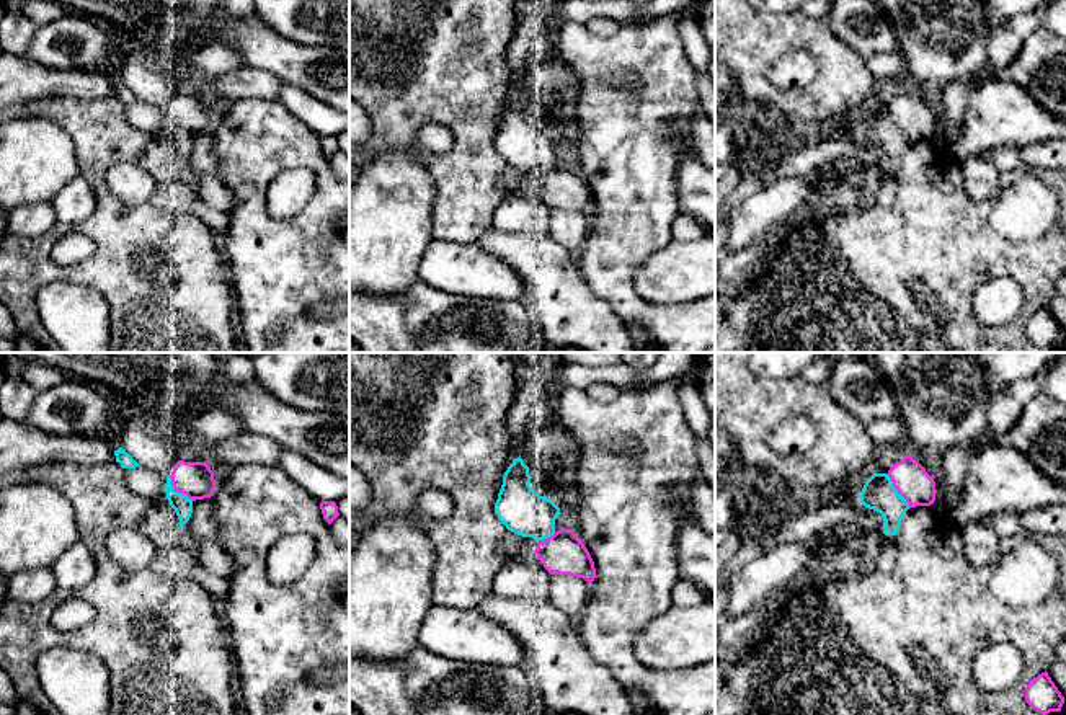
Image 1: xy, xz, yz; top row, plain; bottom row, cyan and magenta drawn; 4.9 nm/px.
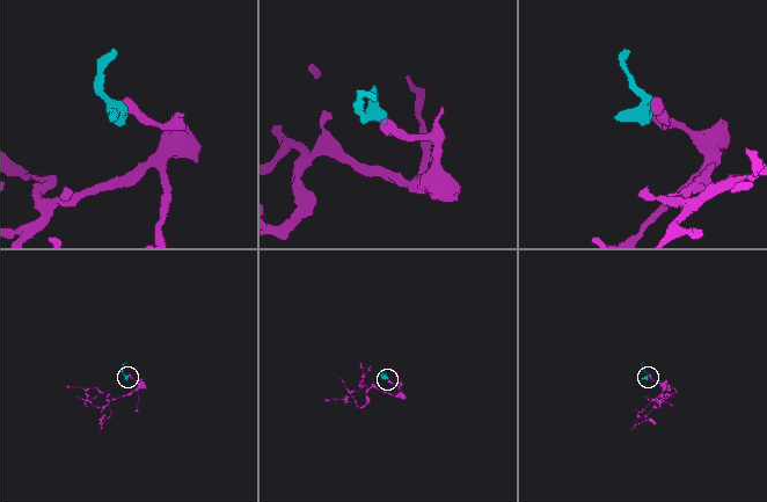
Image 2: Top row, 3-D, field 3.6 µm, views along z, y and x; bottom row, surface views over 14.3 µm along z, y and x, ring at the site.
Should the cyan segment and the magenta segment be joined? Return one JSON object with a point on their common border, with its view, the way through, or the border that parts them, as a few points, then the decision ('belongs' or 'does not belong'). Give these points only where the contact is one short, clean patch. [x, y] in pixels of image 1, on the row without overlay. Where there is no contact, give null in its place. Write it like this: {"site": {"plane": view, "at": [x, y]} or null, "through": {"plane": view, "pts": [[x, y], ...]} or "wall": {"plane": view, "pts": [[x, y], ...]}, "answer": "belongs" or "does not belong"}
{"site": {"plane": "xy", "at": [177, 126]}, "answer": "does not belong"}

